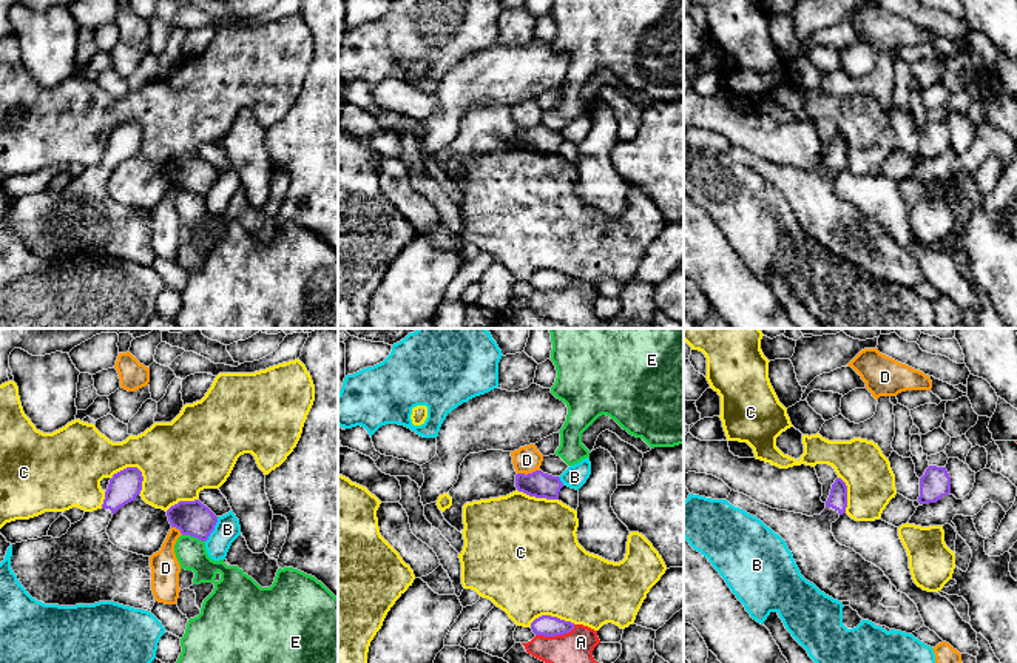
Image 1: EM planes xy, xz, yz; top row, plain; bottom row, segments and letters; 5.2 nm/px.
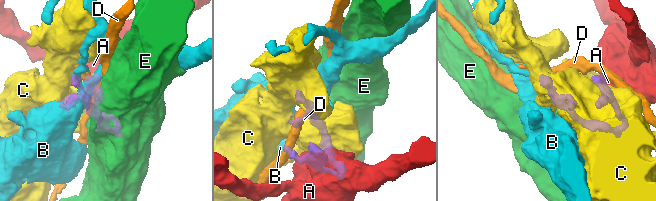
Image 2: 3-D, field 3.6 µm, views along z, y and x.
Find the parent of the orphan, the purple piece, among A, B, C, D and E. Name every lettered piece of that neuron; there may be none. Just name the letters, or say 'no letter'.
no letter

